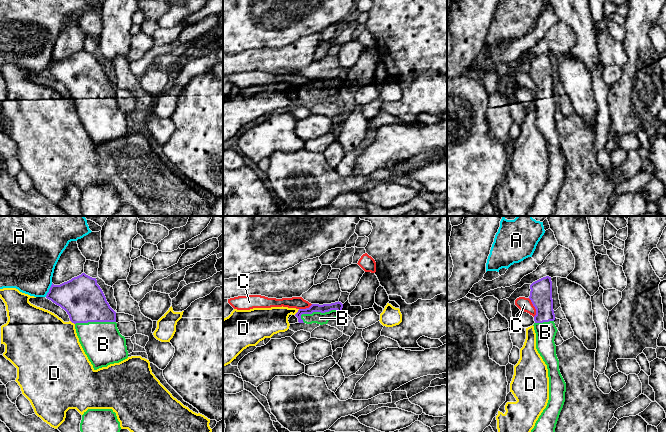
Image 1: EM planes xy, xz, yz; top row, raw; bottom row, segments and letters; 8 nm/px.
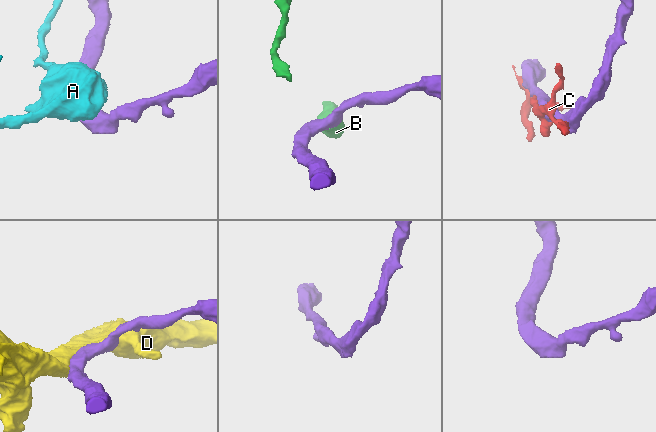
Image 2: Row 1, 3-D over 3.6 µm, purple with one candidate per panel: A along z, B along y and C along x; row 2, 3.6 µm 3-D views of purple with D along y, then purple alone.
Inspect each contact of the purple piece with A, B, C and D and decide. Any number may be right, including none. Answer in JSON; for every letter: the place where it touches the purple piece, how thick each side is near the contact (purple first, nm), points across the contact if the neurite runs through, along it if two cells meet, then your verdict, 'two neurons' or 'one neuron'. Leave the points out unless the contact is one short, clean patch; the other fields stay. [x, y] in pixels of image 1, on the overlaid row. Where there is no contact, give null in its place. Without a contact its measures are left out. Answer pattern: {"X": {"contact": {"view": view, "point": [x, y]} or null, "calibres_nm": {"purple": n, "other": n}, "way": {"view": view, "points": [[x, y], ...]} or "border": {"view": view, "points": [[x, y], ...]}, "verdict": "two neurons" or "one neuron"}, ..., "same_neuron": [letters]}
{"A": {"contact": {"view": "xy", "point": [49, 290]}, "calibres_nm": {"purple": 320, "other": 400}, "border": {"view": "xy", "points": [[52, 283], [45, 296]]}, "verdict": "two neurons"}, "B": {"contact": {"view": "xz", "point": [319, 311]}, "calibres_nm": {"purple": 70, "other": 100}, "way": {"view": "xz", "points": [[338, 306], [330, 311], [319, 311], [320, 318]]}, "verdict": "one neuron"}, "C": {"contact": {"view": "yz", "point": [534, 306]}, "calibres_nm": {"purple": 180, "other": 110}, "verdict": "two neurons"}, "D": {"contact": {"view": "xz", "point": [297, 312]}, "calibres_nm": {"purple": 70, "other": 220}, "verdict": "two neurons"}, "same_neuron": ["B"]}

